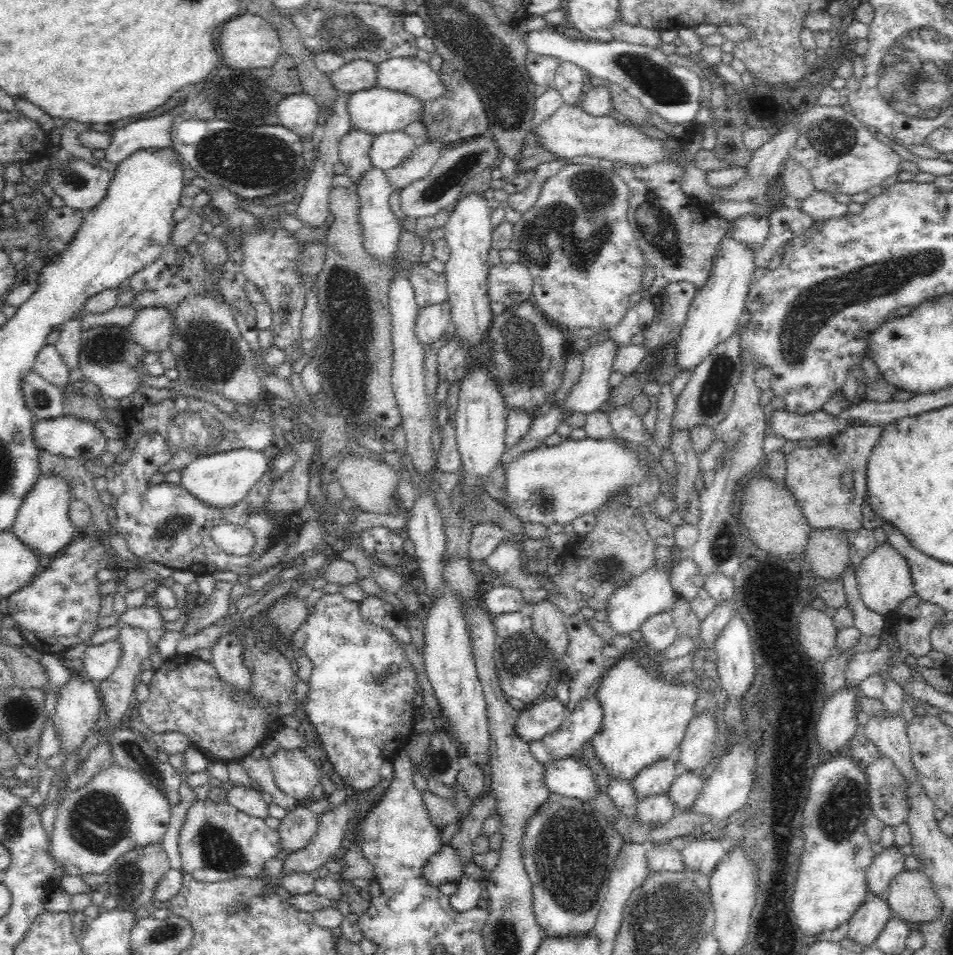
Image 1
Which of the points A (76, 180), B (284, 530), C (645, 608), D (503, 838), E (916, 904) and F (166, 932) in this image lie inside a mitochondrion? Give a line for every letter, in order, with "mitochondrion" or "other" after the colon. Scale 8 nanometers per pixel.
A: mitochondrion
B: other
C: other
D: other
E: other
F: mitochondrion

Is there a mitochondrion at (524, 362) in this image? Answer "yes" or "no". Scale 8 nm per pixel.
yes

